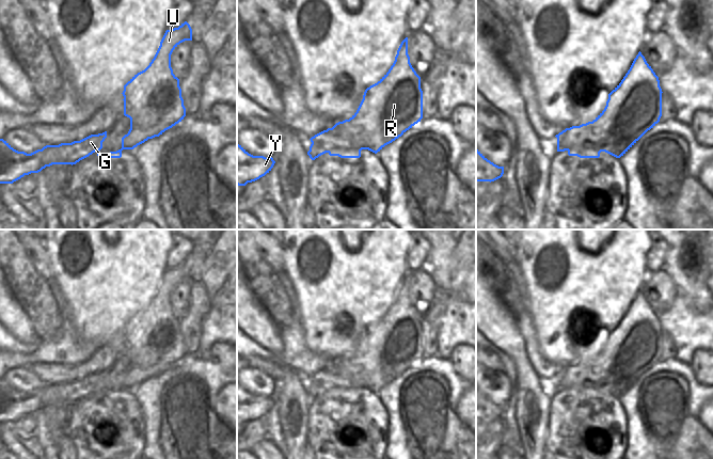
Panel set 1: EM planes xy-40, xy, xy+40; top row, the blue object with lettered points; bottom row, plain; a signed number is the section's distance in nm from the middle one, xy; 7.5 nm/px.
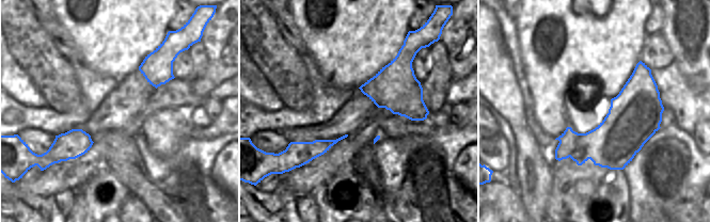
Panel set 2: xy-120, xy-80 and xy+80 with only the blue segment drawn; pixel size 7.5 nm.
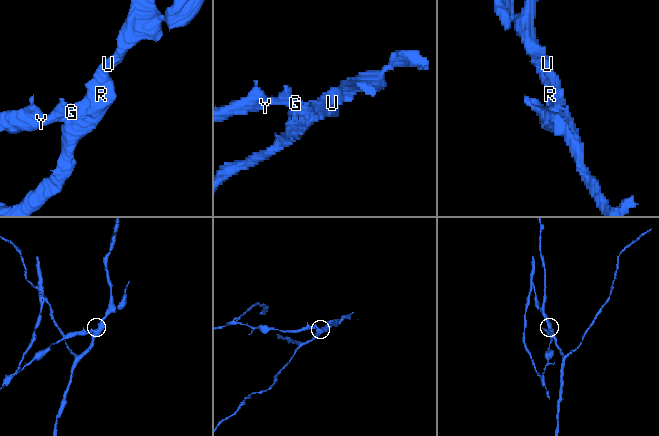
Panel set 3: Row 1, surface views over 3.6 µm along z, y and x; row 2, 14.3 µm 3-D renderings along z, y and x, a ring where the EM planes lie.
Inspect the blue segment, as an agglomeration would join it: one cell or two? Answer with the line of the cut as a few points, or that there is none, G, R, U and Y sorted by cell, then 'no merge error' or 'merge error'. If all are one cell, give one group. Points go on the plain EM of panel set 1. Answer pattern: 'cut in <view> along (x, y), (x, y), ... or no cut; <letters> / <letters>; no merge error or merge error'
cut in xy along (327, 368), (330, 373), (351, 373), (359, 384); G Y / R U; merge error

